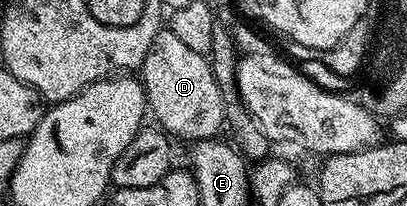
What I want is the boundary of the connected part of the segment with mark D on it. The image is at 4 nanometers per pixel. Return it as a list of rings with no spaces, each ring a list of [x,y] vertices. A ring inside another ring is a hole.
[[[163,30],[155,34],[155,42],[139,69],[141,85],[145,87],[145,102],[158,125],[170,137],[196,142],[211,140],[226,123],[223,94],[208,59],[180,41],[174,32]]]

